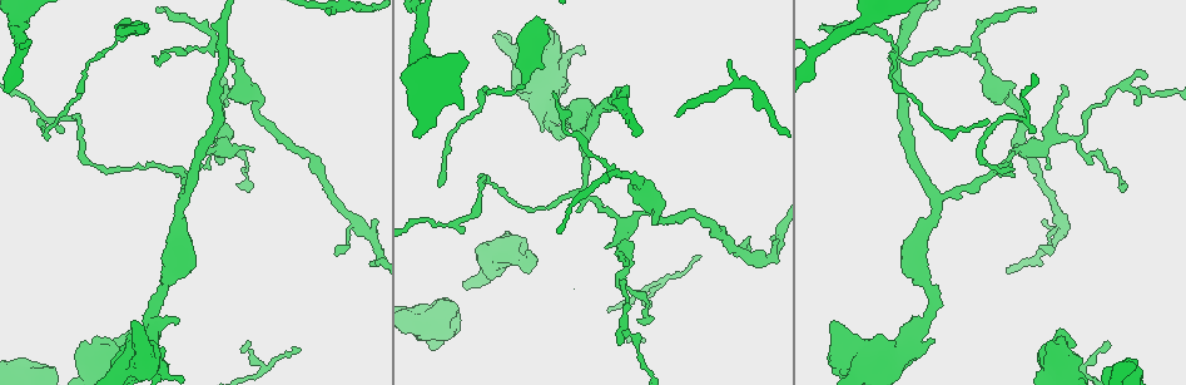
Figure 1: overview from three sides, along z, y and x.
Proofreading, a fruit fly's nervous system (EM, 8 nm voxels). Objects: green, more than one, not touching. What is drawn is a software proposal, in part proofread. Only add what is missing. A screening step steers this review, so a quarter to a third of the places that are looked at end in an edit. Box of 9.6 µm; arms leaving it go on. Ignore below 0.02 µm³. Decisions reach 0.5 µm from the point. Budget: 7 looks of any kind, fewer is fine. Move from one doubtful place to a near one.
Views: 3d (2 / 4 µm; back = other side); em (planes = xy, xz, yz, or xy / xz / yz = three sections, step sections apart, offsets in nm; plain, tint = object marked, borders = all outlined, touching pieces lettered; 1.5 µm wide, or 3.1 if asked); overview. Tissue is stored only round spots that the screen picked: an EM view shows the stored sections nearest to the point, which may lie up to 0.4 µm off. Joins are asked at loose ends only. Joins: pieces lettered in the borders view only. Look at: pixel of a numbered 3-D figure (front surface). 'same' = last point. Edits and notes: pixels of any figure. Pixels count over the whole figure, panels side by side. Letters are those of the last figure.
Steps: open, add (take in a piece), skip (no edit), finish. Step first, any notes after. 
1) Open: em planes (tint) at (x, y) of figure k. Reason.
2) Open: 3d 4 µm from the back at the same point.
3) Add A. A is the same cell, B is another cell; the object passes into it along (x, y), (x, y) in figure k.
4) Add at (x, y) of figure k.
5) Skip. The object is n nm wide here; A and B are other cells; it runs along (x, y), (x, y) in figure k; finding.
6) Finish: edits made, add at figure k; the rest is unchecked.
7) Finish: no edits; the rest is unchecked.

Open: 3d 4 µm at (541, 20) of figure 1. Branch stops here.

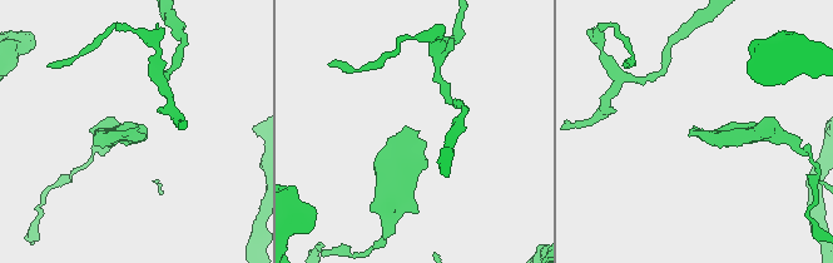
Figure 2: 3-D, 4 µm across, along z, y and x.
Open: em xz step 8 (plain) at (693, 127) of figure 2.

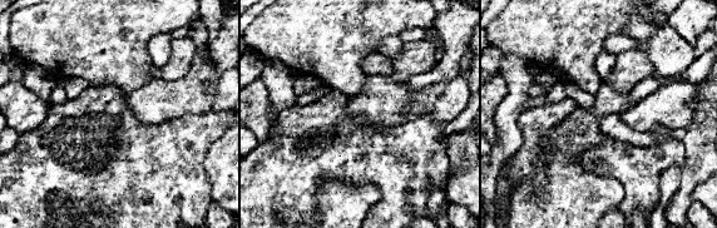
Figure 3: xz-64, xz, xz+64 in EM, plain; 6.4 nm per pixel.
Open: em xz step 8 (borders) at the same point.

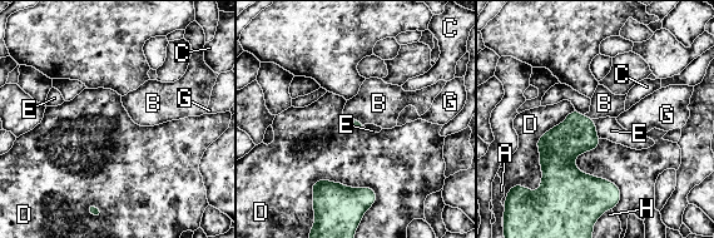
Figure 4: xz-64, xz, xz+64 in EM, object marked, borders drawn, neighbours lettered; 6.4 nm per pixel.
Add B. B is the same cell, A, C, D, E, G and H are other cells; the object passes into it along (560, 145), (586, 117), (604, 103) in figure 4; it goes on there.

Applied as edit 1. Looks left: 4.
Open: 3d 4 µm at (1063, 339) of figure 1. Branch stops here.

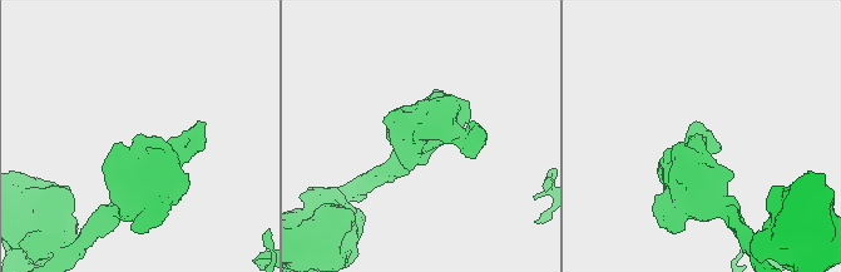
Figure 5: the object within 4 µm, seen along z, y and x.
Open: em planes (borders) at (146, 137) of figure 5. Shape alone is not enough.

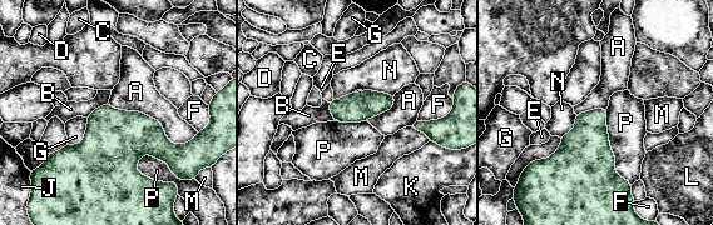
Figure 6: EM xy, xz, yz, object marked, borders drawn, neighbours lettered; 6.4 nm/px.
Skip. The longest contact is with A, 600 nm; A, B, C, D, E, F, G, J, K, L, M, N and P are other cells; a border runs along (108, 103), (174, 144), (197, 134) in figure 6; no lettered piece goes on from it.

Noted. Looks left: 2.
Open: em planes (borders) at (1052, 251) of figure 1.

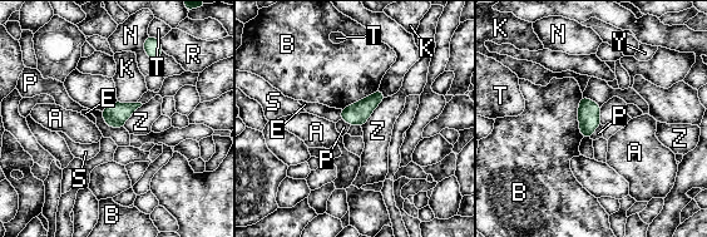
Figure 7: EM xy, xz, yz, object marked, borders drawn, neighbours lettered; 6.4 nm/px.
Skip. A, B, E, K, N, P, R, S, T, Y and Z are other cells; a border runs along (100, 112), (109, 126), (123, 128) in figure 7; no lettered piece goes on from it.

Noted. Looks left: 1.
Finish: edits made, add at figure 4; the rest is unchecked.

